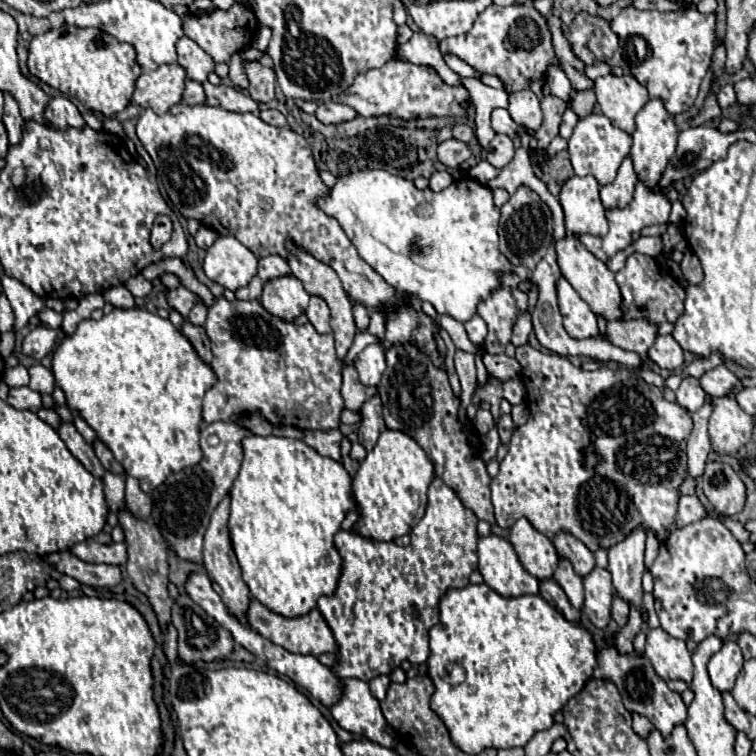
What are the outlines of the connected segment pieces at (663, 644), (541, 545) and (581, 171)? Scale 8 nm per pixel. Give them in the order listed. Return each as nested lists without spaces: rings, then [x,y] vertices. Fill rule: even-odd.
[[[653,628],[653,630],[647,632],[645,656],[651,660],[655,672],[663,680],[685,680],[687,684],[691,682],[691,678],[693,678],[693,664],[691,664],[691,654],[689,654],[685,642],[669,636],[667,632],[663,632],[663,628]]]
[[[519,518],[511,526],[509,542],[513,544],[521,564],[529,574],[533,574],[539,580],[553,576],[559,554],[553,542],[545,534],[535,530],[527,518]]]
[[[589,114],[579,118],[573,136],[569,138],[569,154],[575,174],[577,176],[593,174],[599,184],[613,182],[621,160],[629,154],[629,148],[631,148],[631,136],[625,130],[615,128],[605,114]]]

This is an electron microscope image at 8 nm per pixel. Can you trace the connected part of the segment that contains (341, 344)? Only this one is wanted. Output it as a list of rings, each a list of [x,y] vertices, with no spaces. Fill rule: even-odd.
[[[287,240],[285,246],[289,250],[287,264],[291,266],[291,272],[303,282],[303,286],[305,286],[305,290],[309,294],[321,296],[329,304],[329,310],[331,310],[331,330],[333,330],[333,336],[335,336],[335,348],[337,348],[337,356],[343,360],[345,354],[347,354],[347,350],[353,344],[353,336],[355,336],[357,328],[355,328],[355,320],[353,320],[353,312],[351,312],[351,300],[349,300],[347,292],[343,290],[343,284],[341,284],[337,272],[331,266],[323,264],[321,260],[317,260],[315,256],[311,256],[307,250],[303,250],[293,240]]]

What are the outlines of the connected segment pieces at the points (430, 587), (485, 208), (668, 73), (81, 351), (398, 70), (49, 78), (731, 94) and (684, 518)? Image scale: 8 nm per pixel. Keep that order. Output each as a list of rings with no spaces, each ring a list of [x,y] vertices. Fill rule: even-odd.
[[[439,476],[433,478],[431,486],[429,486],[429,502],[427,502],[427,510],[425,510],[425,516],[419,520],[419,524],[411,530],[411,544],[409,546],[397,546],[395,542],[379,542],[379,540],[373,540],[373,538],[363,538],[355,532],[345,532],[341,530],[337,536],[335,536],[335,544],[341,552],[341,558],[343,558],[343,572],[341,572],[341,578],[339,578],[339,586],[335,590],[335,594],[331,598],[319,598],[317,602],[317,610],[321,612],[321,616],[325,618],[327,626],[331,628],[333,632],[333,638],[335,638],[335,644],[337,644],[337,650],[335,650],[335,664],[331,666],[331,670],[339,676],[339,678],[359,678],[363,682],[369,682],[373,680],[375,676],[381,676],[381,674],[391,674],[395,668],[399,668],[401,662],[409,660],[411,664],[423,664],[427,662],[427,658],[431,656],[431,650],[429,650],[429,630],[431,626],[439,620],[439,600],[441,596],[449,590],[449,588],[463,588],[469,584],[469,576],[471,572],[477,568],[477,516],[463,506],[461,498],[457,496],[457,492],[453,488],[449,488],[447,484],[443,484],[443,480],[439,480]]]
[[[359,170],[339,176],[329,194],[317,200],[317,206],[341,224],[359,256],[381,274],[389,286],[431,302],[439,314],[449,314],[459,322],[469,320],[477,304],[499,286],[497,274],[513,268],[497,248],[499,208],[493,204],[491,190],[473,178],[457,180],[435,194],[429,188],[417,190],[413,182],[383,170]]]
[[[633,6],[623,8],[621,14],[611,20],[611,28],[619,34],[619,50],[609,60],[613,74],[633,74],[649,90],[651,98],[665,100],[665,108],[673,116],[689,110],[711,64],[717,40],[715,22],[717,14],[701,14],[697,8],[671,12],[643,12]],[[635,38],[643,38],[647,44],[643,58],[637,44],[629,44],[635,42]]]
[[[113,308],[109,314],[105,314],[101,320],[85,320],[79,324],[79,328],[75,330],[75,334],[71,338],[63,338],[59,342],[59,346],[55,348],[53,352],[53,376],[55,376],[55,382],[63,388],[65,396],[67,396],[67,406],[69,408],[77,408],[77,412],[81,414],[81,418],[87,420],[87,424],[97,432],[97,438],[101,442],[105,442],[105,446],[113,452],[113,456],[123,464],[127,476],[133,476],[141,482],[141,488],[143,492],[153,492],[157,486],[161,486],[165,482],[165,478],[173,472],[179,472],[183,468],[189,468],[189,466],[195,466],[199,464],[199,460],[203,458],[203,452],[199,448],[199,434],[201,434],[201,424],[203,424],[203,396],[209,388],[215,386],[215,372],[209,364],[205,364],[199,354],[195,352],[195,348],[191,346],[191,342],[181,334],[179,328],[175,328],[169,320],[161,318],[159,314],[153,314],[149,310],[143,310],[143,308],[131,308],[131,310],[125,310],[125,308]]]
[[[395,58],[377,70],[359,74],[337,102],[351,106],[361,116],[389,114],[401,120],[413,120],[425,116],[465,116],[465,110],[461,108],[465,98],[469,98],[469,94],[463,86],[447,86],[435,70]]]
[[[65,24],[57,30],[49,30],[45,34],[35,36],[29,44],[27,66],[29,72],[37,76],[41,82],[61,90],[65,96],[77,98],[85,108],[93,112],[101,112],[107,118],[125,110],[125,106],[133,98],[135,80],[141,76],[141,66],[135,60],[135,48],[131,48],[131,44],[123,44],[99,28],[75,28],[73,24]]]
[[[725,84],[725,86],[721,86],[721,88],[719,88],[719,92],[717,92],[717,102],[719,102],[719,106],[721,106],[721,108],[727,108],[727,106],[737,104],[733,84]]]
[[[681,496],[679,498],[679,506],[677,506],[677,514],[675,514],[677,528],[683,528],[691,522],[697,522],[703,516],[707,516],[707,510],[703,508],[703,504],[699,502],[697,496]]]

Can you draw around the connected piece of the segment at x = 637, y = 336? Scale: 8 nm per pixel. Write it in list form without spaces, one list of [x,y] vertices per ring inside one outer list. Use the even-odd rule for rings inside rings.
[[[617,320],[617,322],[607,322],[605,334],[599,334],[599,338],[623,348],[631,350],[637,354],[645,354],[653,340],[657,336],[657,326],[649,324],[647,320]]]

